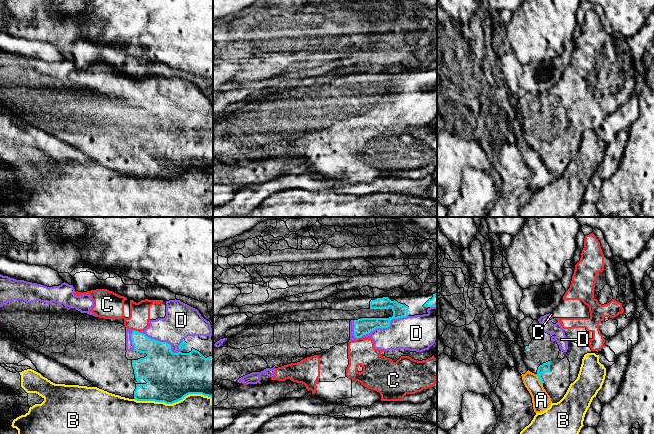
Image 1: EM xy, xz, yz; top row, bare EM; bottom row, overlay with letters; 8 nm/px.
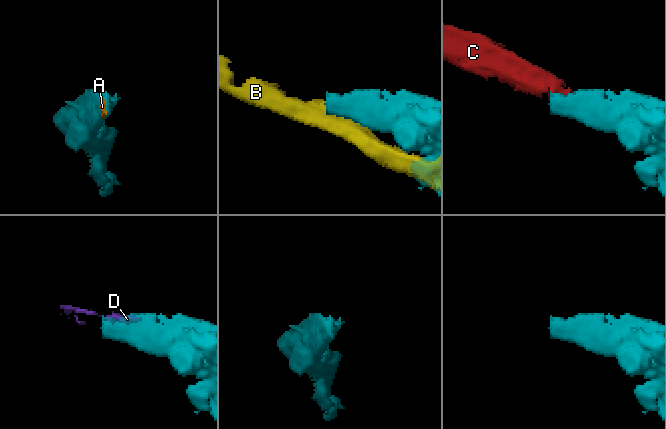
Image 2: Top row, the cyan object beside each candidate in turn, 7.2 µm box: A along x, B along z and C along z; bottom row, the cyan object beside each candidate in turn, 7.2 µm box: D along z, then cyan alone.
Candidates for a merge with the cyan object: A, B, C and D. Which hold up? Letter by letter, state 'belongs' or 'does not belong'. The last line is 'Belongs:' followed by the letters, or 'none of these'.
A: does not belong
B: does not belong
C: belongs
D: belongs
Belongs: C, D

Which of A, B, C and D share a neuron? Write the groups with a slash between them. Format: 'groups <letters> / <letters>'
groups A / B / C D

